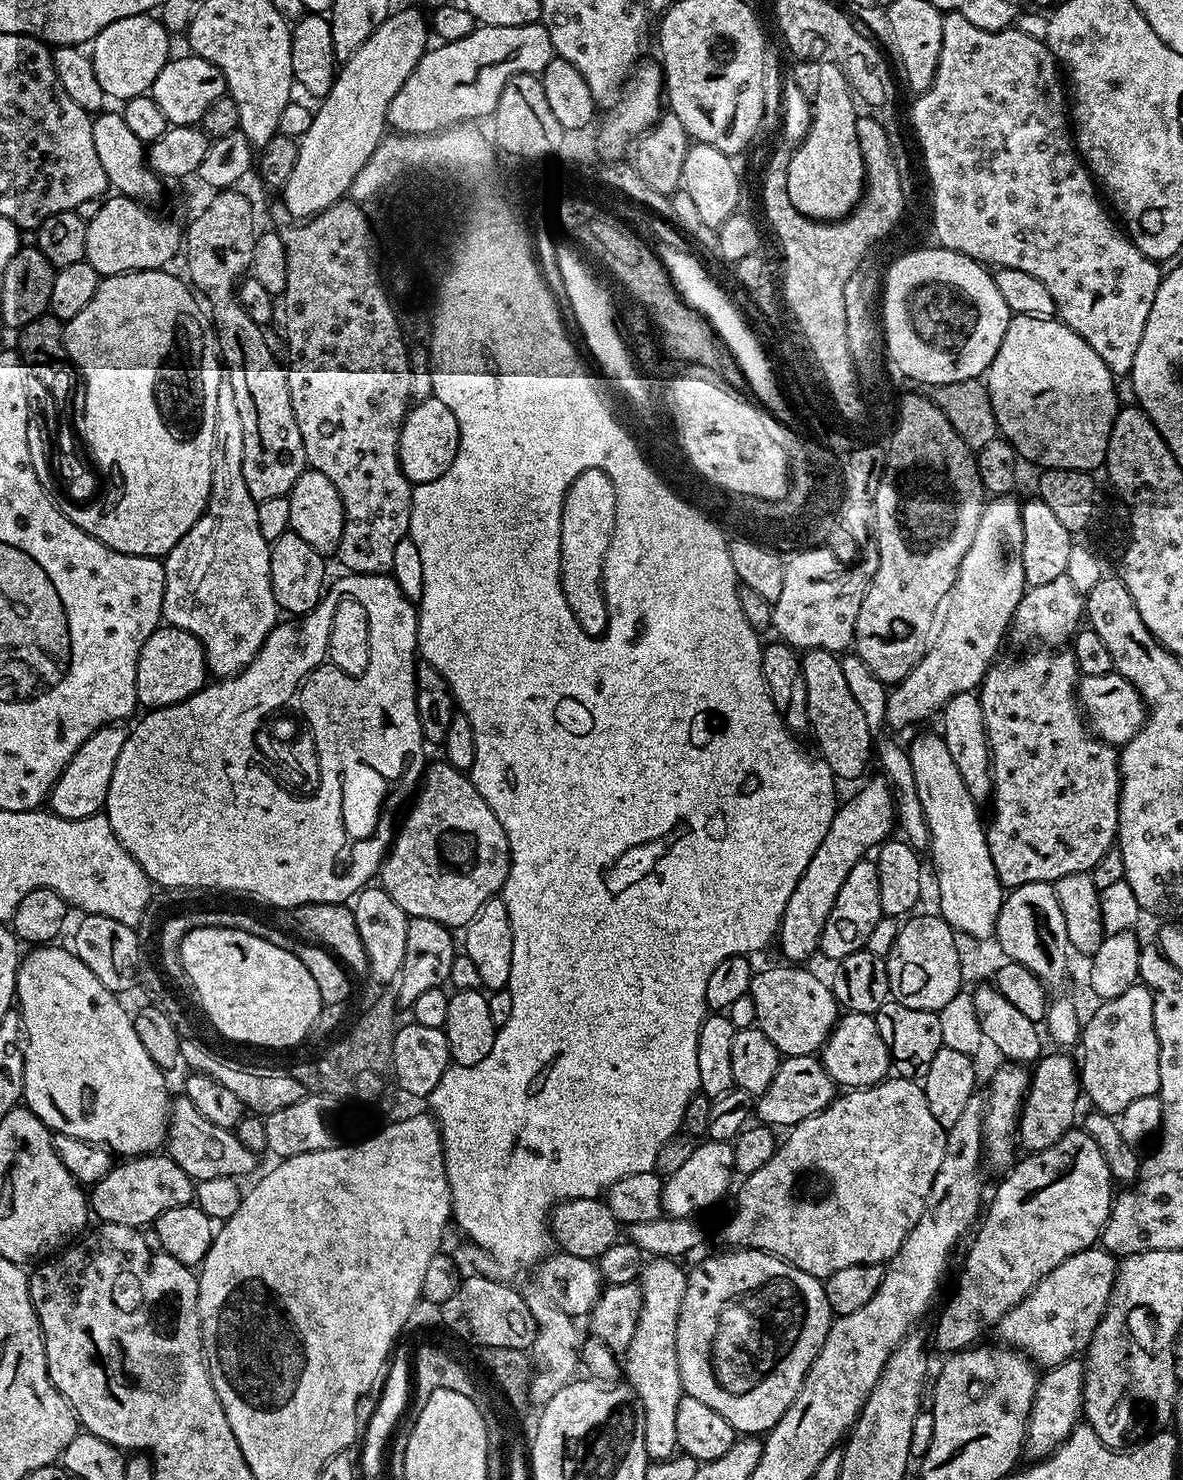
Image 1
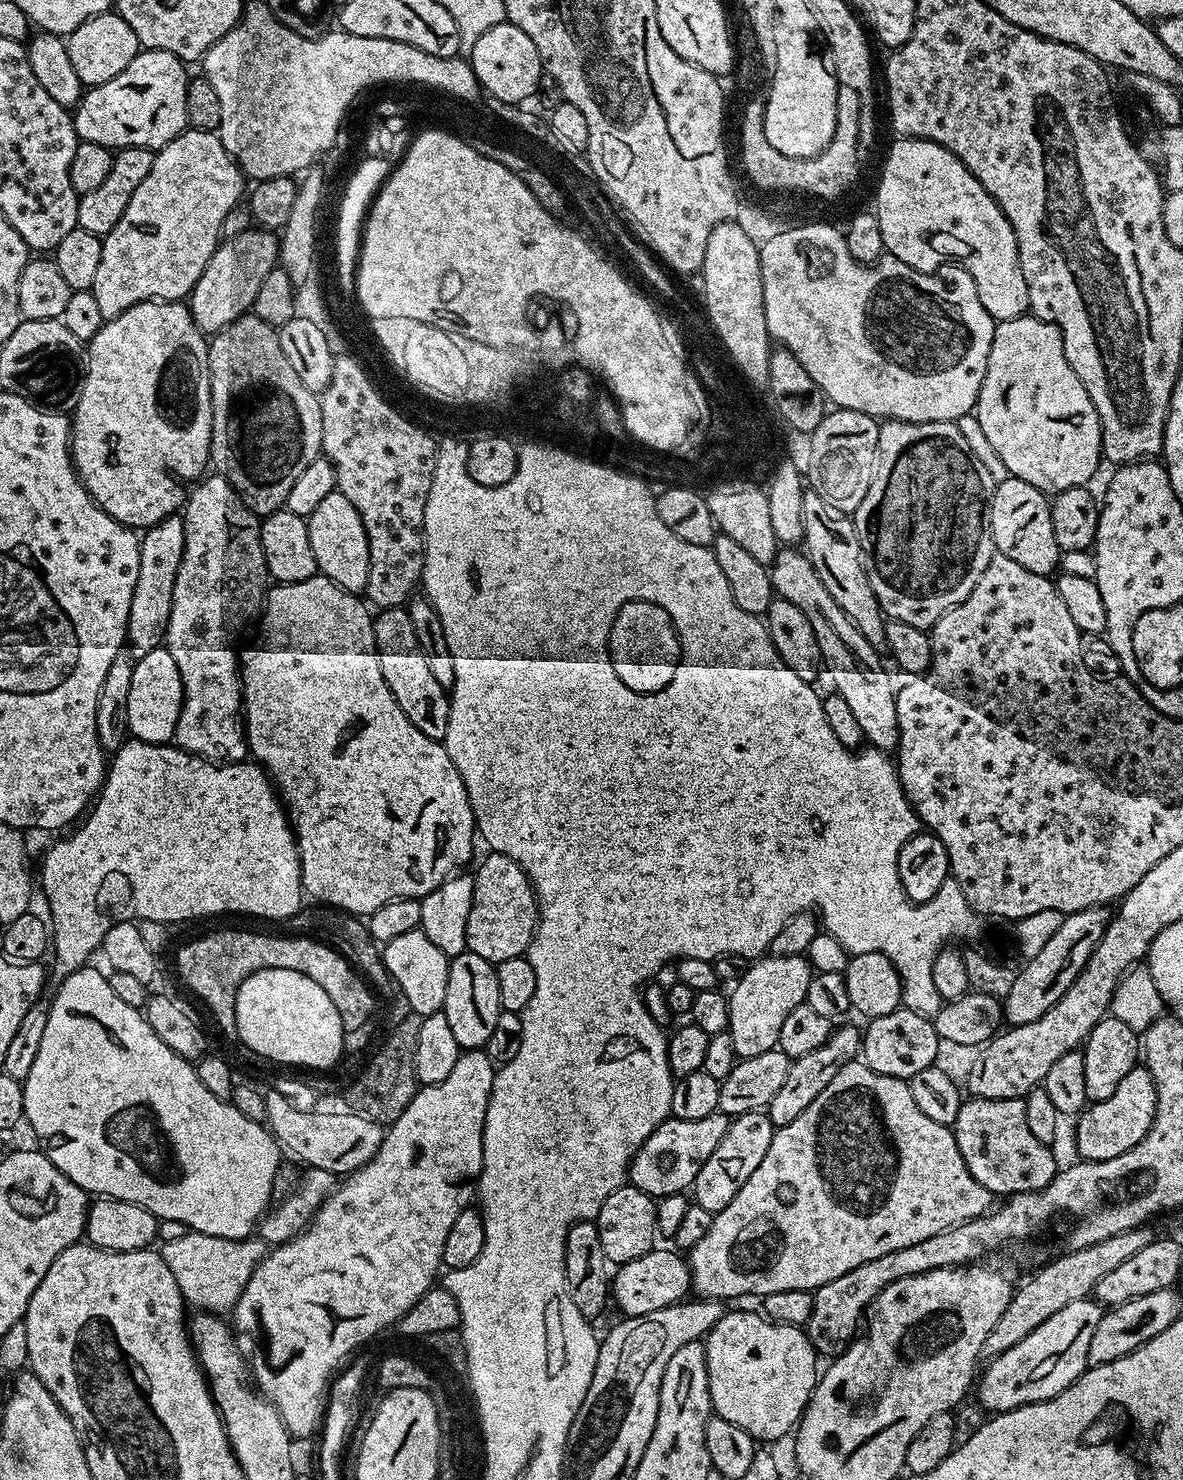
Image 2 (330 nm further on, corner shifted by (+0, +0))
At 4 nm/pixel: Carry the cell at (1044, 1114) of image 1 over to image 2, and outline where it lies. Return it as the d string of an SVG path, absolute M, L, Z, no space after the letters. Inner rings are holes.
M965 1099L958 1110L954 1131L970 1174L993 1194L1001 1192L1001 1197L1007 1198L1015 1192L1039 1192L1056 1176L1056 1156L1049 1145L1034 1138L1026 1122L1023 1099Z

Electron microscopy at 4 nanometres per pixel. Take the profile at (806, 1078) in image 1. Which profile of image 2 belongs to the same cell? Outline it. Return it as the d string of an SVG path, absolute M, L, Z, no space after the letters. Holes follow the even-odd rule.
M719 1110L714 1114L706 1114L706 1118L693 1120L669 1118L662 1121L658 1130L654 1130L654 1134L650 1134L646 1142L642 1142L638 1154L628 1165L628 1180L635 1188L653 1198L681 1195L695 1185L698 1170L706 1166L706 1158L710 1158L718 1142L726 1138L729 1123L729 1117Z

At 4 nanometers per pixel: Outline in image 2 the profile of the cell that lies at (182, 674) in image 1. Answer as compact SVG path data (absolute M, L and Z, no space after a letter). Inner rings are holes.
M161 646L150 650L150 654L139 657L133 663L130 678L130 702L128 703L128 730L142 742L164 742L175 733L176 723L182 710L184 687L182 674L168 652Z

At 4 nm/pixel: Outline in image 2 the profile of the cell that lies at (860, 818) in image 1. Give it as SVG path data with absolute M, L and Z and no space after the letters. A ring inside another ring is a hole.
M765 954L753 964L756 965L749 972L741 974L736 989L727 993L730 1006L727 1032L733 1036L734 1050L741 1060L754 1058L754 1054L766 1054L779 1045L782 1022L786 1022L794 1006L804 1003L814 975L812 965L804 956Z

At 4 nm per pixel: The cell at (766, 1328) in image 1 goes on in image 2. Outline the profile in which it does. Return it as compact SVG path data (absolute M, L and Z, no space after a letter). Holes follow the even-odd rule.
M725 1311L703 1341L712 1411L715 1415L726 1418L726 1422L742 1426L742 1430L746 1430L746 1434L750 1434L757 1442L780 1440L799 1425L804 1408L816 1389L818 1353L809 1342L804 1328L796 1328L793 1324L779 1324L777 1320L770 1320L759 1311L756 1312Z

